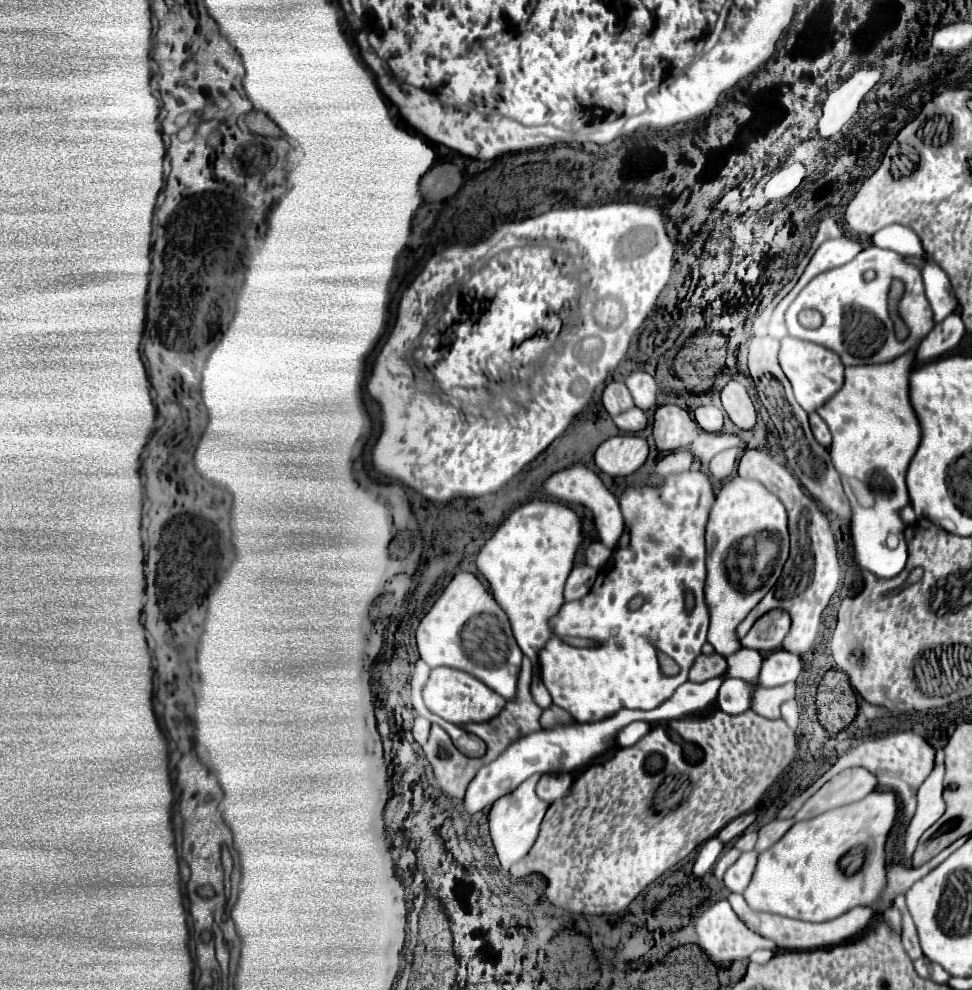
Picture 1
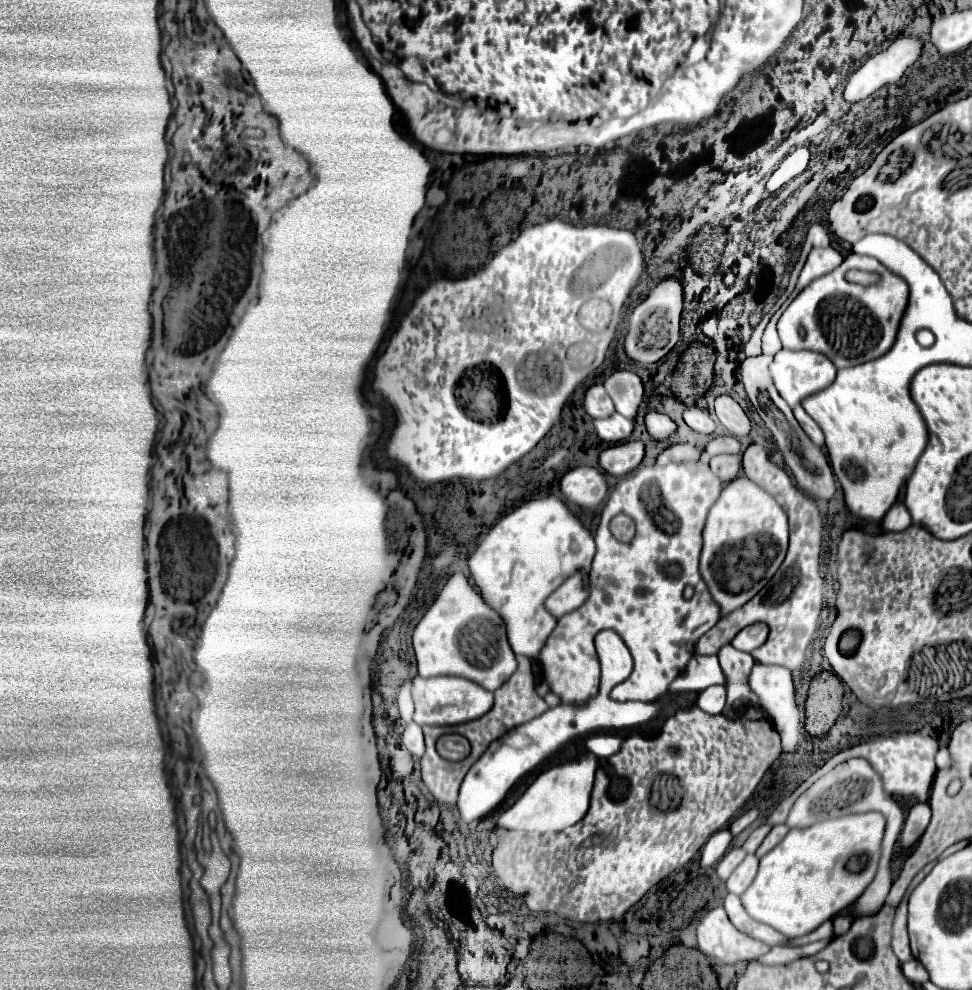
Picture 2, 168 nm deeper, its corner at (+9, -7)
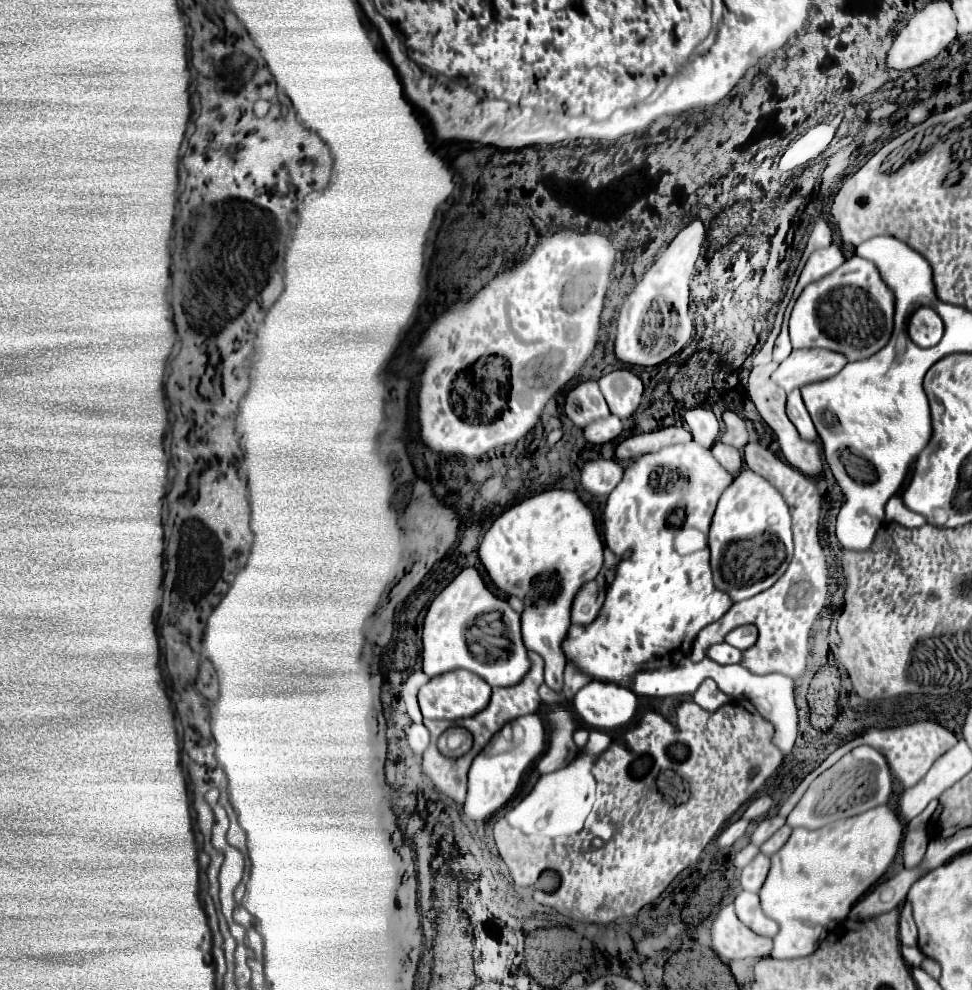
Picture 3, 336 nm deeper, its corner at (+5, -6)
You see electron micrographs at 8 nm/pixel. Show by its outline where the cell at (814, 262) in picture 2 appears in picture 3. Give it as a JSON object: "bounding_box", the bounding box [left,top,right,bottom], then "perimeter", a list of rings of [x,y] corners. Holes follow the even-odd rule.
{"bounding_box":[793,245,845,299],"perimeter":[[[829,245],[829,247],[825,247],[825,249],[817,249],[817,251],[809,257],[807,265],[805,265],[803,271],[801,271],[801,277],[799,277],[799,283],[797,283],[797,289],[795,289],[793,299],[797,299],[797,295],[803,291],[803,287],[807,287],[809,283],[813,283],[813,281],[829,275],[829,273],[835,271],[843,261],[845,261],[845,257],[843,257],[843,253],[839,251],[837,245]]]}

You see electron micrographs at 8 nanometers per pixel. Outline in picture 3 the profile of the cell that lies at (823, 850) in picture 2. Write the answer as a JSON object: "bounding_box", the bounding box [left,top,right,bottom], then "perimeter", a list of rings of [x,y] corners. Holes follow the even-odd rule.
{"bounding_box":[759,805,903,959],"perimeter":[[[887,805],[869,809],[861,815],[837,819],[821,829],[809,831],[803,827],[793,829],[789,841],[771,855],[771,871],[759,891],[761,909],[769,919],[777,921],[779,933],[775,935],[775,947],[773,957],[777,959],[793,959],[793,957],[807,957],[811,955],[819,943],[827,937],[827,933],[847,917],[855,901],[887,871],[887,867],[893,863],[899,843],[903,837],[903,825],[895,811]]]}

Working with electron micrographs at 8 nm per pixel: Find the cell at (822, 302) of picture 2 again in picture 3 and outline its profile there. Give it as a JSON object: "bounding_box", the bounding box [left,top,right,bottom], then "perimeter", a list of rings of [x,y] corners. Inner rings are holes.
{"bounding_box":[789,255,895,361],"perimeter":[[[853,255],[833,275],[819,279],[803,289],[799,295],[791,319],[789,337],[793,349],[823,347],[845,355],[849,361],[861,361],[881,351],[893,333],[895,295],[881,279],[877,267]]]}

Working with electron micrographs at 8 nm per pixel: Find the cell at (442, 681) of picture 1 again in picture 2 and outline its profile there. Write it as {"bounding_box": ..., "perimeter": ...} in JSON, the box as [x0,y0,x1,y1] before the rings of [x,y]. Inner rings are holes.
{"bounding_box":[413,676,493,726],"perimeter":[[[437,676],[437,678],[421,678],[413,680],[413,700],[415,700],[415,716],[417,724],[429,726],[445,726],[445,724],[463,724],[475,720],[489,712],[493,706],[493,692],[485,690],[481,684],[459,678],[459,676]]]}

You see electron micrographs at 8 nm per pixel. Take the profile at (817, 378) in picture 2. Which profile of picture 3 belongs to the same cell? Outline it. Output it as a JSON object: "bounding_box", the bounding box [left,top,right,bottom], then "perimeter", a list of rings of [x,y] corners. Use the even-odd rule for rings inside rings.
{"bounding_box":[773,349,847,393],"perimeter":[[[797,349],[773,373],[773,381],[787,393],[793,387],[825,381],[837,375],[847,365],[847,359],[829,349]]]}

